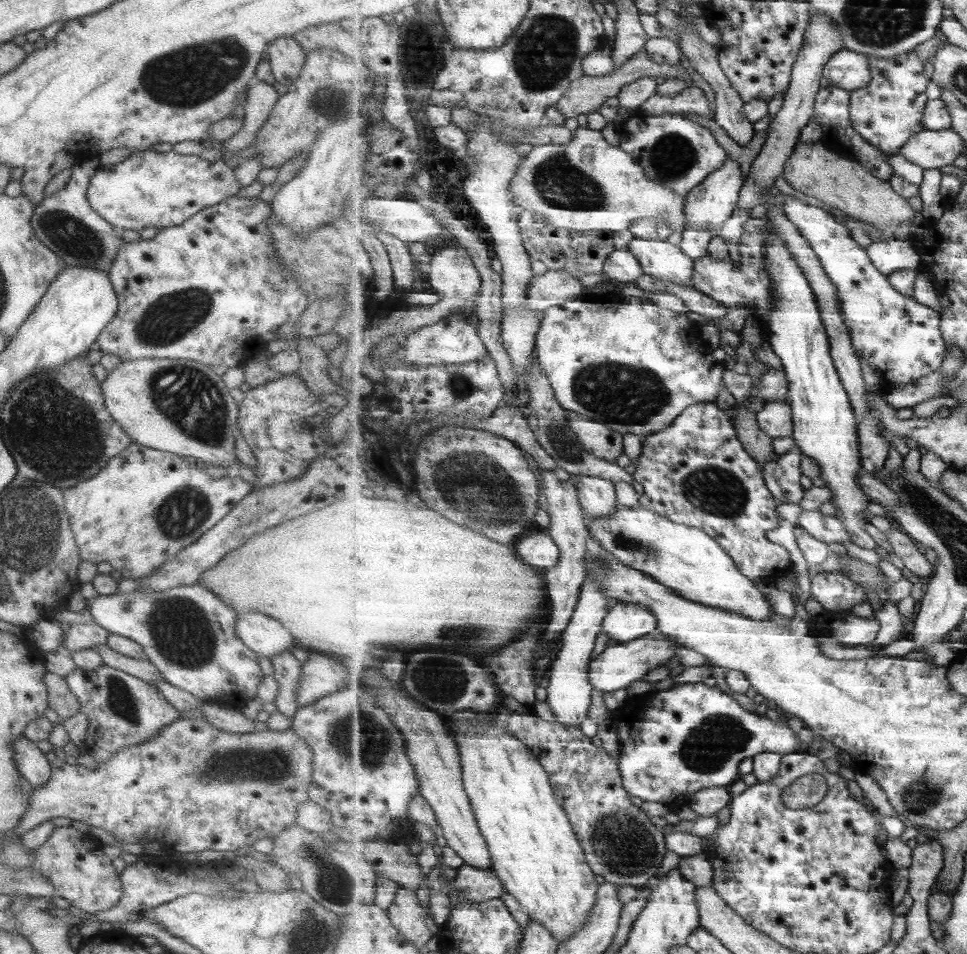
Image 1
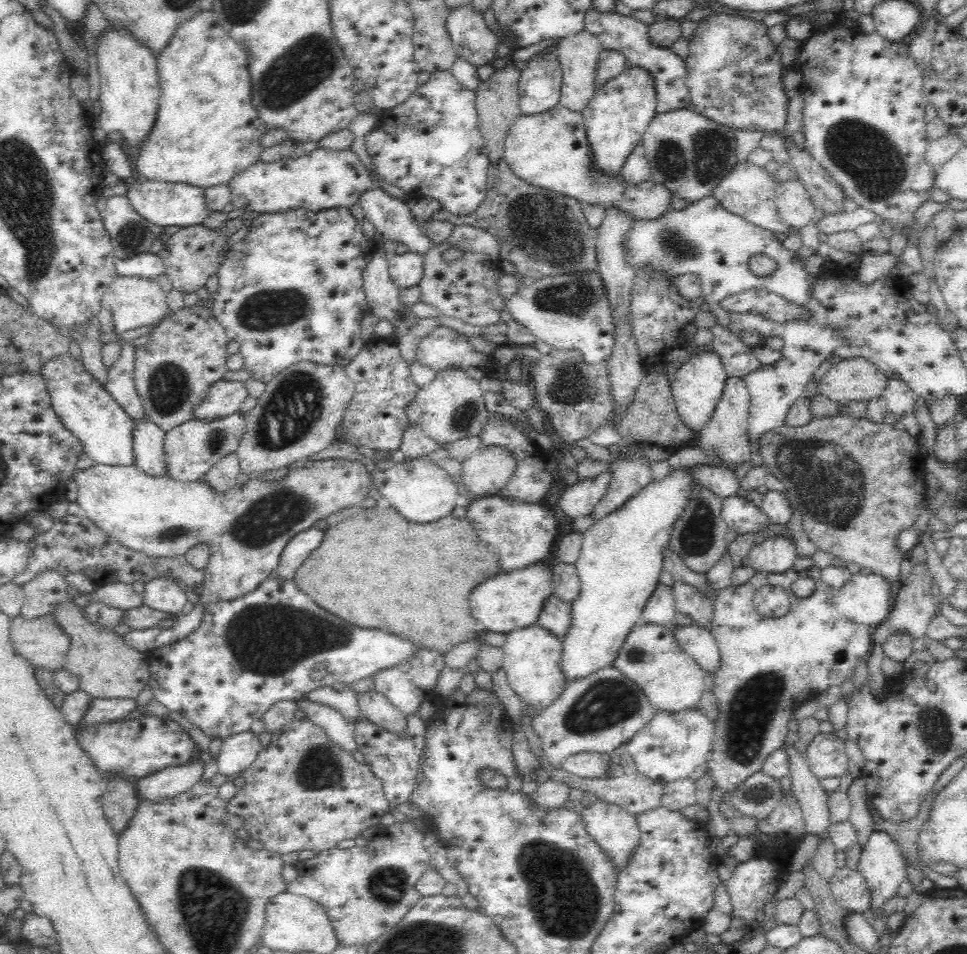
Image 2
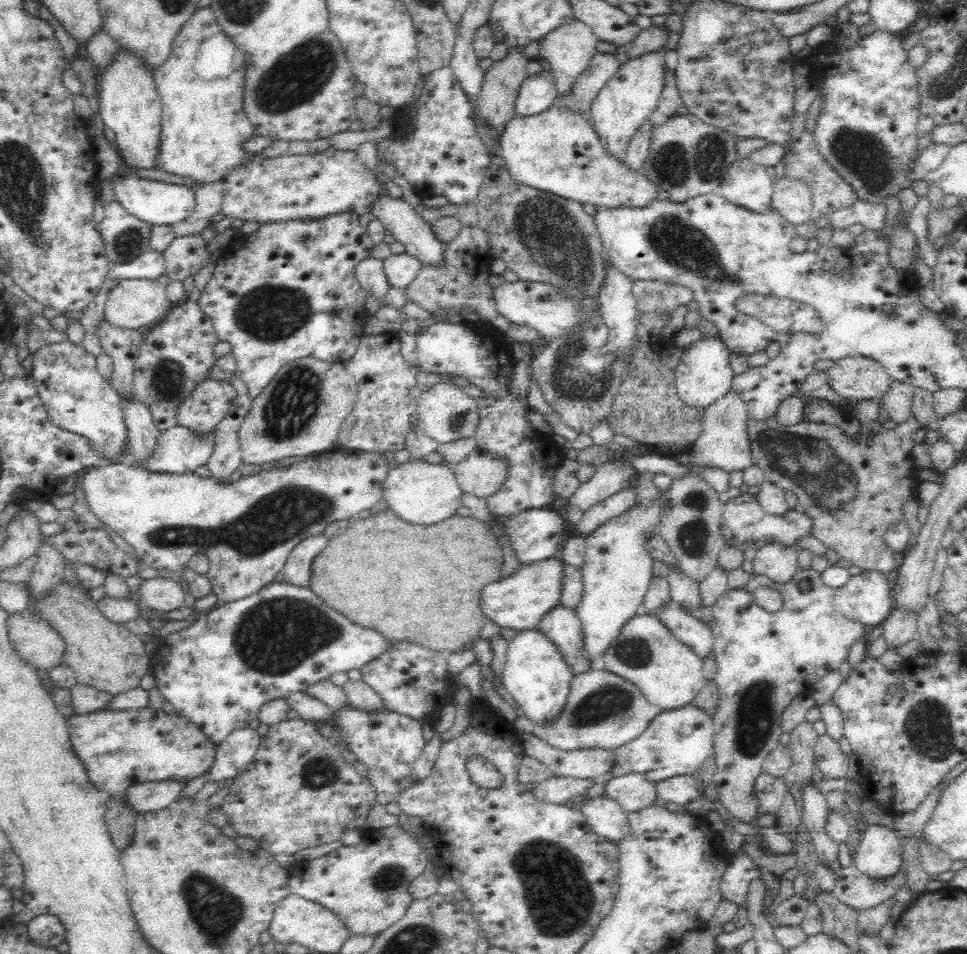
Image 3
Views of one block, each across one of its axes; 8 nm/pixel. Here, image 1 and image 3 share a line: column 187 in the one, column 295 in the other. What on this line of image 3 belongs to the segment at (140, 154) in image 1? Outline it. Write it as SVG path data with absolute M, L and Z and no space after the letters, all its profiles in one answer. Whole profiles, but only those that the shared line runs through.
M331 137L328 138L330 140L330 147L324 152L319 152L318 154L311 154L311 155L284 155L284 156L278 156L278 158L264 158L260 155L254 156L253 159L250 159L247 161L243 166L240 166L239 168L236 168L223 182L224 182L224 196L222 200L222 206L221 206L221 213L220 216L228 216L232 217L232 220L235 220L236 218L241 218L243 220L250 220L252 222L280 222L280 221L285 221L285 220L290 220L293 218L296 219L319 219L319 218L324 218L325 216L328 216L329 214L334 214L334 213L343 213L343 212L353 212L356 213L357 215L364 214L364 212L369 212L369 206L370 203L380 194L380 185L375 179L374 175L366 166L364 166L356 157L356 152L355 150L337 150L333 146L331 146Z

